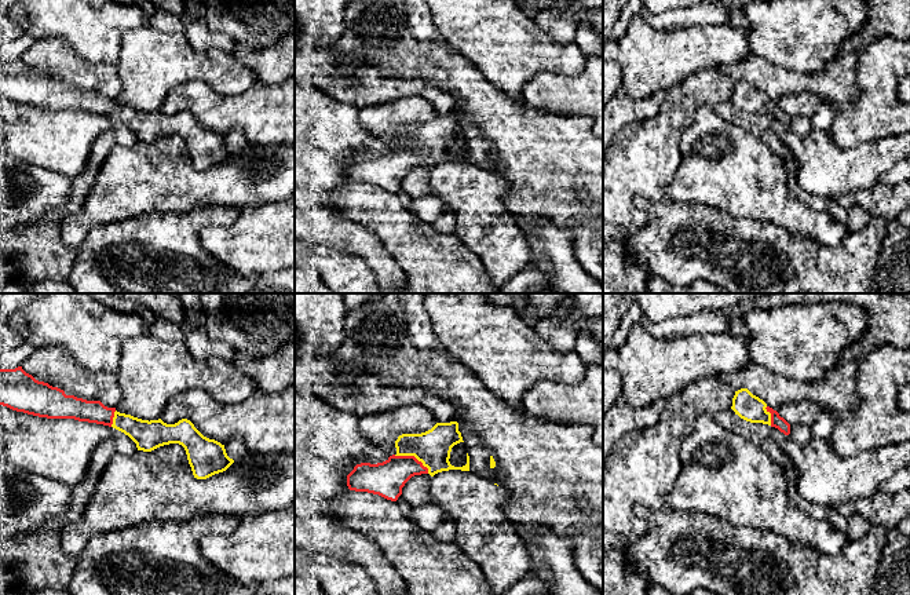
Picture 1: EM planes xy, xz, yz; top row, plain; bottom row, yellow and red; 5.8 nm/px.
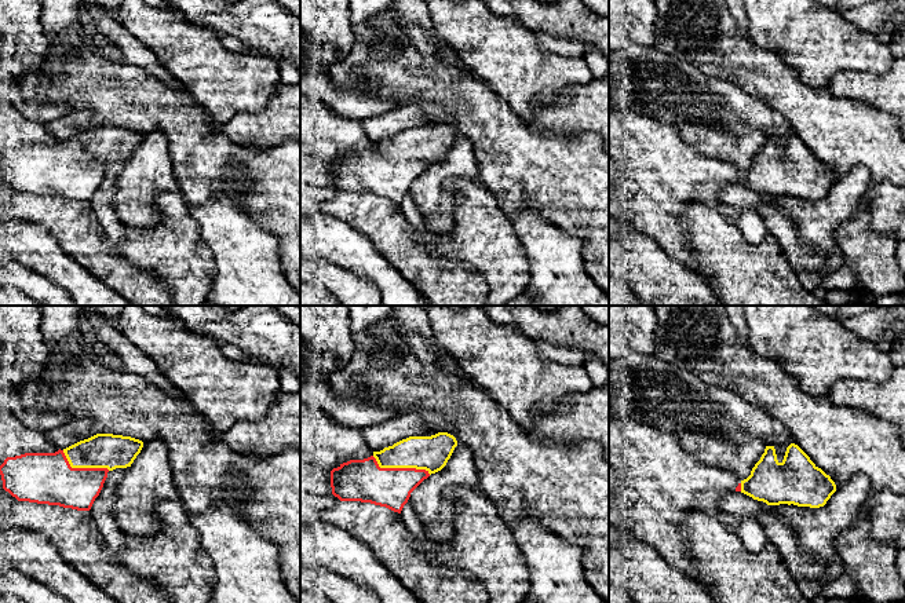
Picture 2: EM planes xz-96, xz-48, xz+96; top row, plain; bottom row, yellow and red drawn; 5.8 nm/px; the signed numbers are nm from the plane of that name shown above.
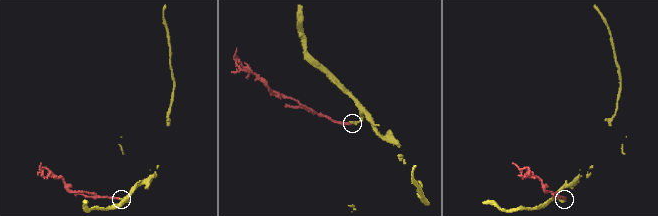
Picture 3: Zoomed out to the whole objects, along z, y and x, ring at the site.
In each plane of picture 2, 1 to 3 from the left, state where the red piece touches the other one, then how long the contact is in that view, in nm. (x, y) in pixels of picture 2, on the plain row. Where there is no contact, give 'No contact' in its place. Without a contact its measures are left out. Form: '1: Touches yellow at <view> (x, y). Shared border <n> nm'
1: Touches yellow at xz-96 (83, 159). Shared border 300 nm
2: Touches yellow at xz-48 (400, 159). Shared border 360 nm
3: Touches yellow at xz+96 (741, 179). Shared border 50 nm

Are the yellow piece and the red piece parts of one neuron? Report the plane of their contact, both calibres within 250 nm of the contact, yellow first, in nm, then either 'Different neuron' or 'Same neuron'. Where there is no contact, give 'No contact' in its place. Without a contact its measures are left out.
Touches yellow in xz. Thickness 220 nm (yellow) against 200 nm. Same neuron

